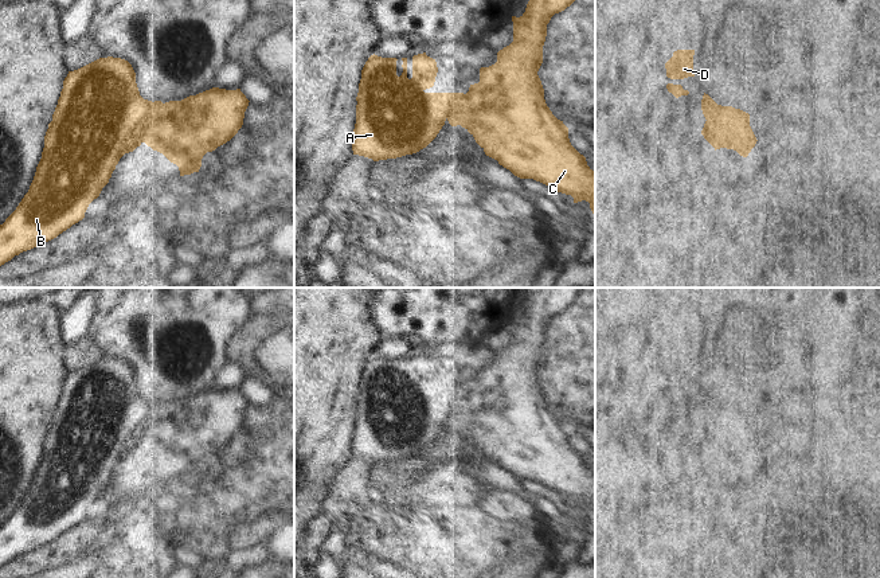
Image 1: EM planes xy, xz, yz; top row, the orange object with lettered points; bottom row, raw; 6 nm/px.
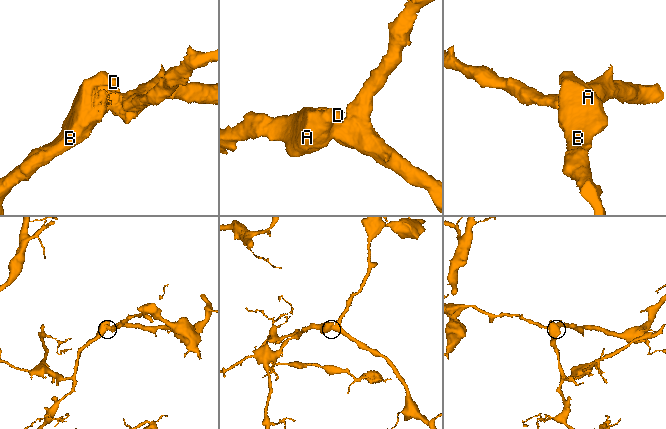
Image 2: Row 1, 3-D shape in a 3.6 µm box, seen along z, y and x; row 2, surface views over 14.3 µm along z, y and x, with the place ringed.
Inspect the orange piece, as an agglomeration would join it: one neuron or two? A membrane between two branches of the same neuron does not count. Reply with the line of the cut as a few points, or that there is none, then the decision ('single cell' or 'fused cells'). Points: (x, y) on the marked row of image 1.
xy (163, 104), (160, 113), (151, 112), (143, 141) | fused cells

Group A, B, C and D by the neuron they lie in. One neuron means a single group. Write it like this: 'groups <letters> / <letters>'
groups A B D / C

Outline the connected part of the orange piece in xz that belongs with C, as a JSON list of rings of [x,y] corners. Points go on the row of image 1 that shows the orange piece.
[[[529,0],[525,12],[520,17],[512,16],[513,42],[497,52],[497,62],[494,65],[480,69],[480,82],[470,85],[469,91],[466,93],[464,110],[459,112],[458,108],[453,108],[447,116],[447,121],[451,126],[461,125],[465,128],[474,137],[476,142],[484,149],[486,156],[497,160],[500,165],[509,169],[515,176],[520,179],[533,179],[556,190],[558,192],[571,195],[574,198],[574,203],[586,200],[590,203],[592,214],[595,214],[595,172],[587,165],[586,157],[571,145],[568,138],[568,128],[563,124],[563,121],[558,120],[547,106],[544,99],[544,89],[537,75],[537,71],[543,63],[543,46],[547,36],[547,24],[555,13],[564,11],[574,1],[575,0]]]

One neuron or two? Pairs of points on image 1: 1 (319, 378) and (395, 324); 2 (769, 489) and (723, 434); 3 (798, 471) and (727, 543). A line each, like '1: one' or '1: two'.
1: two
2: two
3: one

